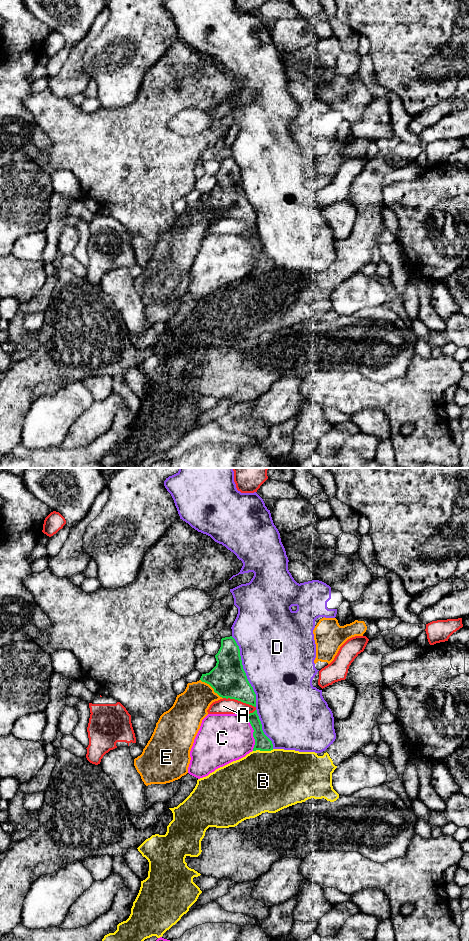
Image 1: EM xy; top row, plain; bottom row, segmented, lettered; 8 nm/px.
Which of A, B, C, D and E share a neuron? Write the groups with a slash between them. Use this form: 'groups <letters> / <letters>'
groups A / B / C / D / E

